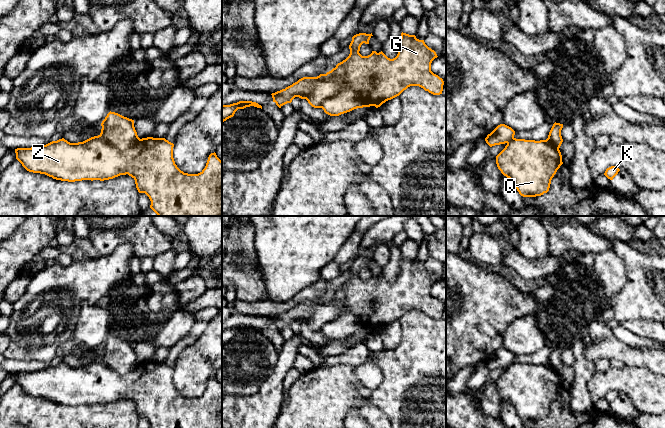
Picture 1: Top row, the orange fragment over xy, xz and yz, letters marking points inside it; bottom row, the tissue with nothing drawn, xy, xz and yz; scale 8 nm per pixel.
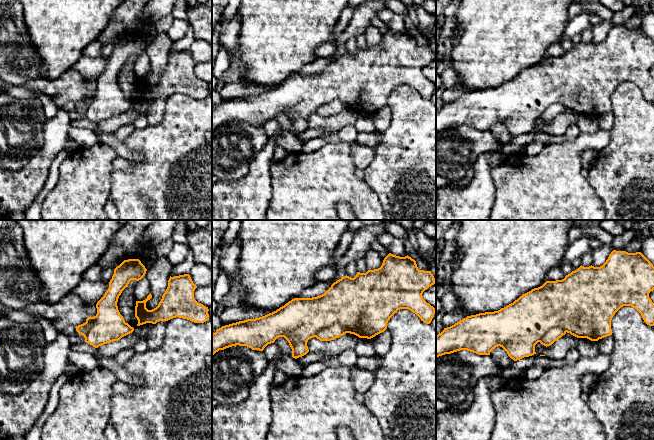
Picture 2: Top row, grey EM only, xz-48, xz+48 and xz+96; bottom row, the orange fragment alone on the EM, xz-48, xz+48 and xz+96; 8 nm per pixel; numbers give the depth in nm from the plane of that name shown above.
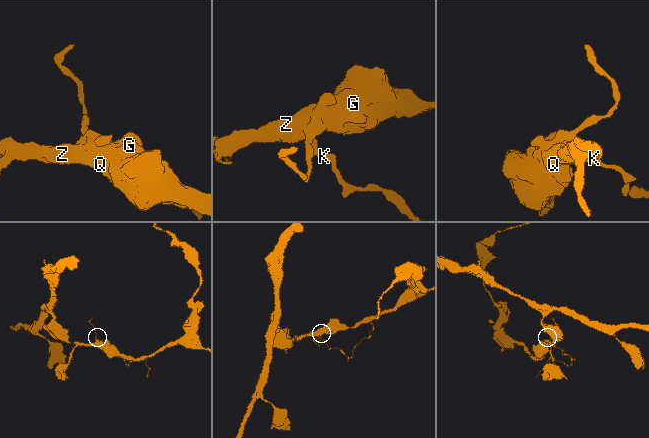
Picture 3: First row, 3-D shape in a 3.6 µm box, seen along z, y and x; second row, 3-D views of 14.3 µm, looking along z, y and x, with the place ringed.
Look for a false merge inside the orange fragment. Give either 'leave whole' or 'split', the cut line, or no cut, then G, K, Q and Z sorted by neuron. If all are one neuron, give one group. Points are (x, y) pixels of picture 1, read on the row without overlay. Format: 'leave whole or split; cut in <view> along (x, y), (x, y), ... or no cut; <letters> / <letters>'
split; cut in xz along (366, 328), (351, 312), (342, 311), (320, 331); G Q Z / K

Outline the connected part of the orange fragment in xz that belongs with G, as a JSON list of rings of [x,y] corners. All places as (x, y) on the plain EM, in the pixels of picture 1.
[[[402,256],[400,272],[393,283],[388,282],[382,275],[379,277],[372,275],[368,280],[362,280],[360,277],[352,278],[346,285],[346,297],[343,301],[337,301],[331,294],[317,301],[303,301],[271,319],[273,326],[279,332],[291,327],[295,321],[306,323],[314,332],[321,332],[325,324],[335,320],[343,311],[352,312],[365,326],[366,331],[375,330],[376,332],[399,320],[410,310],[419,310],[433,319],[440,319],[444,305],[431,295],[431,287],[437,281],[436,276],[429,272],[424,264]]]

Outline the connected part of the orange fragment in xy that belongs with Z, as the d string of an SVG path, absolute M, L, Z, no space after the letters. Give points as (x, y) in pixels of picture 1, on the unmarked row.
M98 359L78 367L62 362L38 371L17 372L15 377L27 395L61 405L104 405L128 398L135 404L138 416L145 417L151 428L222 428L222 385L216 377L209 379L200 397L188 398L175 388L173 371L165 362L147 361L121 375Z

